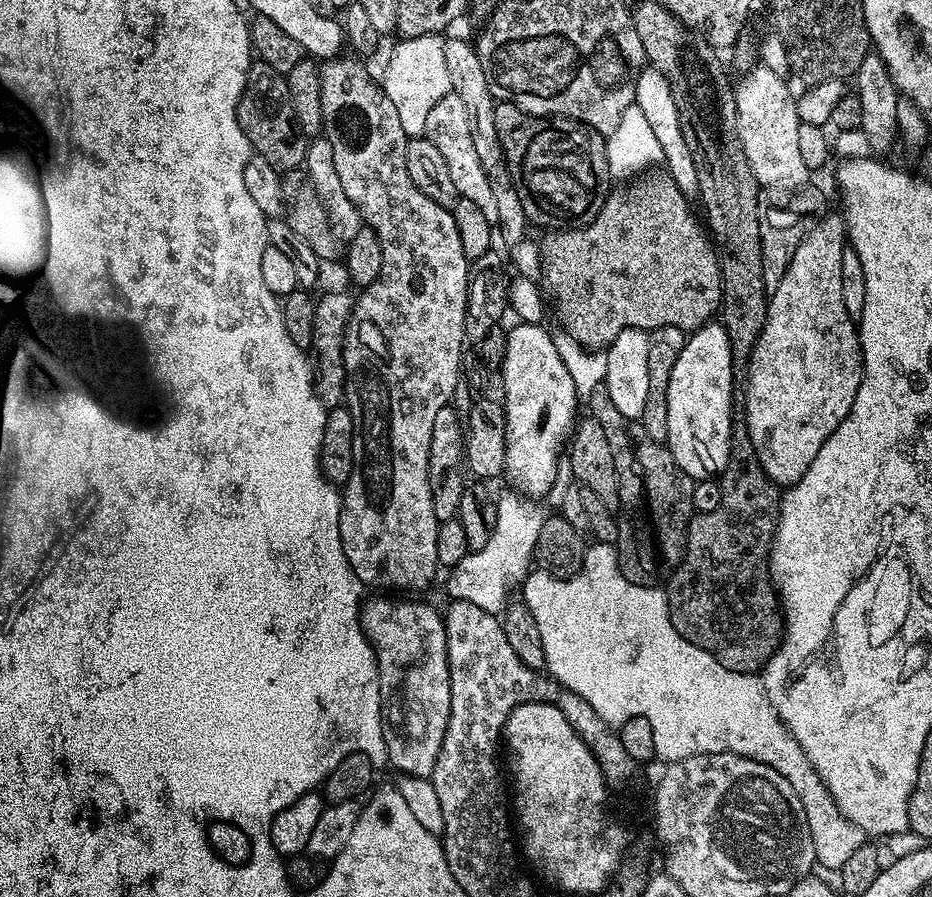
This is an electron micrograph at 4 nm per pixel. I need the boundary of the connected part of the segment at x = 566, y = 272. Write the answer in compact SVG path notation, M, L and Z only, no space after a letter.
M648 174L640 178L645 178L645 180L637 179L635 181L637 184L629 192L622 193L621 196L609 195L603 201L600 212L583 227L552 230L545 235L548 236L545 240L541 239L539 241L539 275L541 277L544 276L544 280L542 279L543 291L550 297L551 307L552 304L556 307L556 316L560 319L561 326L564 327L561 329L589 350L607 349L608 345L614 342L614 338L618 338L618 334L622 334L622 330L627 328L651 330L662 326L678 326L678 330L682 330L685 334L691 334L696 329L701 328L703 324L709 323L715 317L712 315L715 312L717 315L718 309L721 307L724 287L720 281L720 257L710 239L709 233L706 231L705 225L701 223L698 216L698 221L696 221L696 216L692 213L693 205L682 194L682 190L678 190L678 186L672 181L671 176L667 174L661 174L661 176L652 175L656 174Z

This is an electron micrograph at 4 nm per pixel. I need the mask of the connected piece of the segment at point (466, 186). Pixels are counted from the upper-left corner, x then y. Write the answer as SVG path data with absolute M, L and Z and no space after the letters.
M452 91L446 94L430 110L430 115L426 118L426 130L424 136L434 142L435 148L442 154L442 159L446 161L446 167L450 174L450 179L454 181L456 194L459 199L474 202L474 206L482 209L482 214L486 214L486 222L496 226L499 222L497 203L494 200L494 193L491 190L490 178L487 170L482 166L482 158L478 158L478 149L474 146L474 134L470 130L470 114L466 114L466 105L458 94Z

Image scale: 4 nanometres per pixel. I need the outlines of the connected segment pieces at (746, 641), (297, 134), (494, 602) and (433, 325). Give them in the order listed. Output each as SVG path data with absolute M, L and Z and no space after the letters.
M736 418L732 421L732 453L727 466L723 470L720 489L722 490L722 502L718 506L718 510L696 512L688 523L688 542L684 550L684 559L681 560L680 565L672 571L672 575L666 581L668 613L674 622L674 630L678 630L678 634L682 634L682 638L686 638L694 646L698 646L709 652L714 658L718 658L718 662L722 662L722 666L726 666L735 672L756 674L763 669L768 659L776 653L776 648L784 635L784 614L776 595L776 587L772 585L772 574L768 570L768 557L772 554L772 538L776 535L776 520L780 517L782 492L778 485L762 470L762 466L758 462L758 454L748 436L748 424L742 418Z
M257 59L248 72L248 84L244 87L238 111L242 130L259 156L266 158L281 173L291 172L305 163L309 141L297 123L285 73L274 70L265 60Z
M515 490L499 493L496 501L494 534L482 550L469 552L462 562L455 564L447 573L448 592L452 600L474 602L478 610L499 617L507 607L512 587L527 577L534 564L538 534L546 519L546 512L539 508L535 499L520 495Z
M343 58L325 59L323 61L321 72L321 100L322 114L324 115L323 135L334 146L334 166L338 169L338 178L342 178L342 190L346 190L346 194L350 197L350 202L354 202L354 206L358 206L360 216L363 217L365 225L374 230L374 234L378 234L378 240L382 242L382 274L380 279L374 281L371 286L363 289L355 297L354 307L352 309L352 317L348 320L348 331L344 333L344 365L346 366L346 406L350 410L350 414L354 418L354 430L356 431L356 457L354 458L354 474L350 474L347 484L342 488L342 507L340 510L340 533L342 534L342 550L346 554L346 558L350 562L350 566L354 570L354 574L358 574L358 578L369 589L372 588L397 588L397 593L400 594L416 594L419 588L424 588L438 573L438 530L440 524L434 514L434 502L430 494L430 433L434 431L434 418L438 415L438 410L449 407L452 402L454 388L462 379L462 361L466 355L466 337L464 334L464 323L466 322L466 306L468 305L468 278L470 275L470 262L466 258L466 254L462 250L462 238L458 238L458 226L454 222L451 211L442 206L438 206L438 202L434 202L430 198L426 198L426 194L422 194L422 190L418 190L418 186L414 186L414 182L410 178L410 170L406 170L406 150L410 137L406 134L406 130L402 130L402 118L398 118L398 110L394 110L394 102L390 102L390 98L384 93L383 87L379 83L372 81L372 76L359 64L361 61L342 60Z

